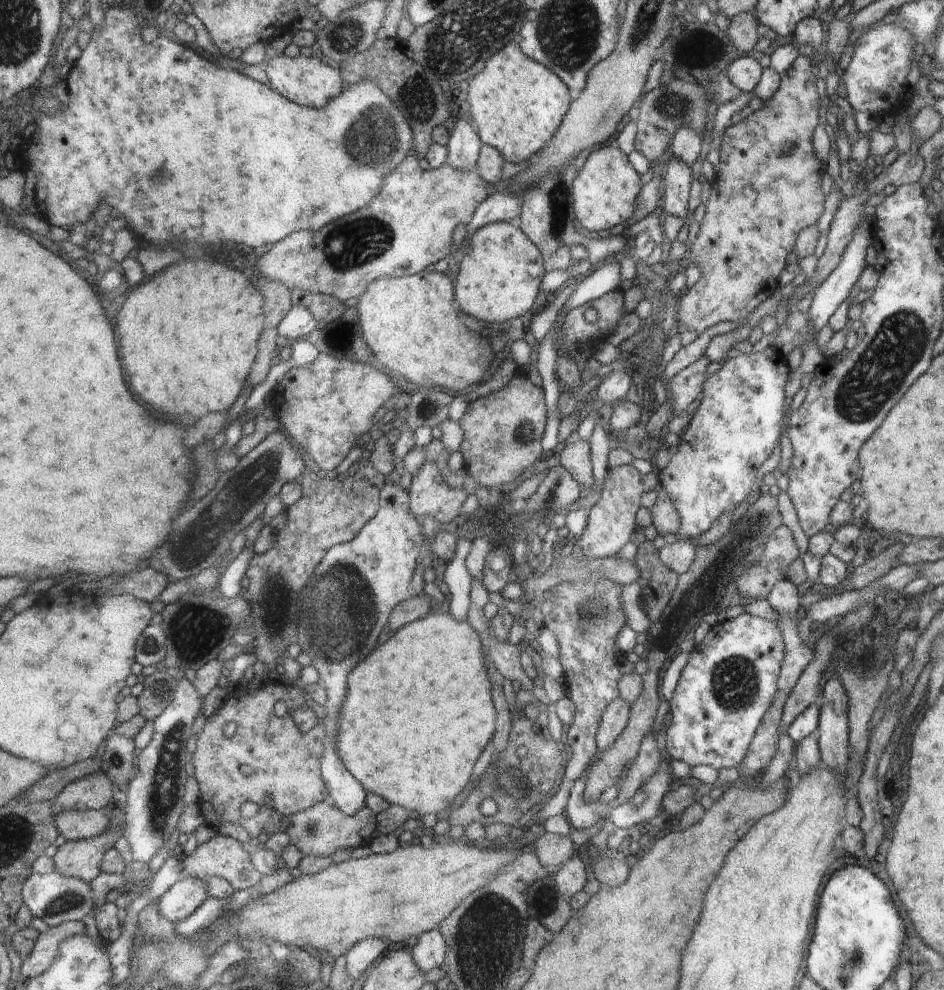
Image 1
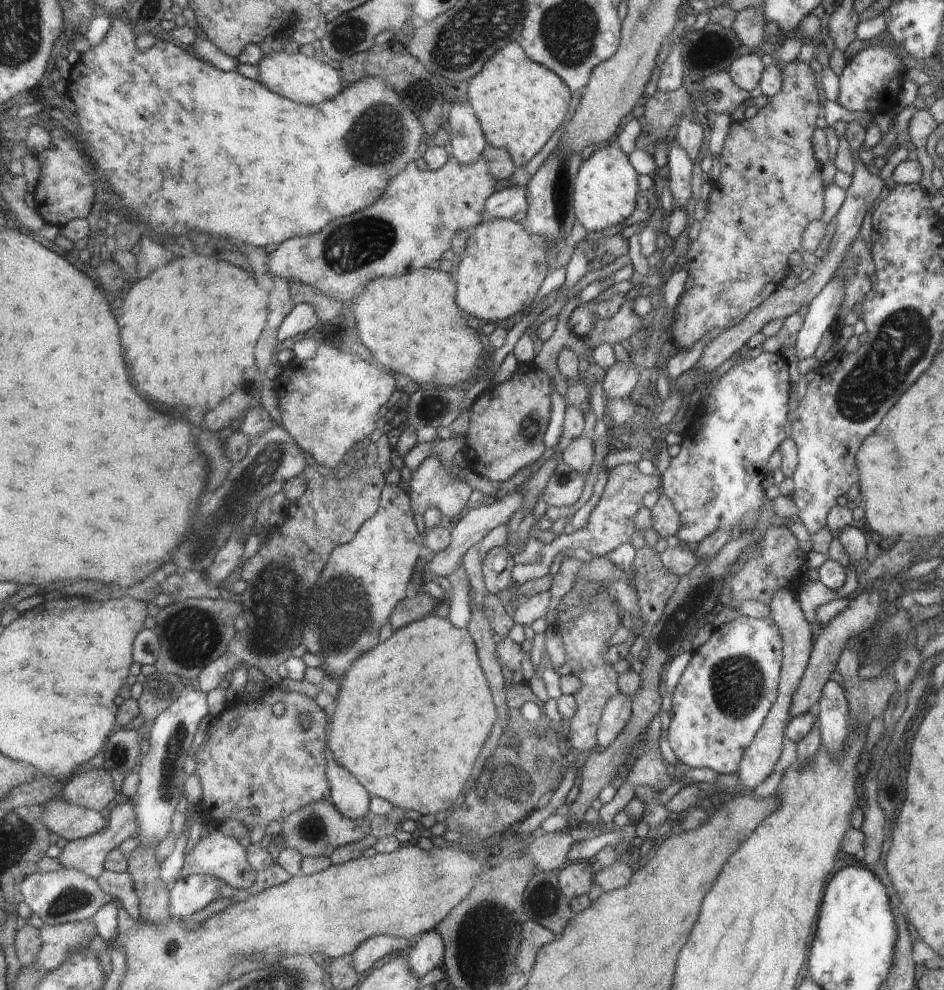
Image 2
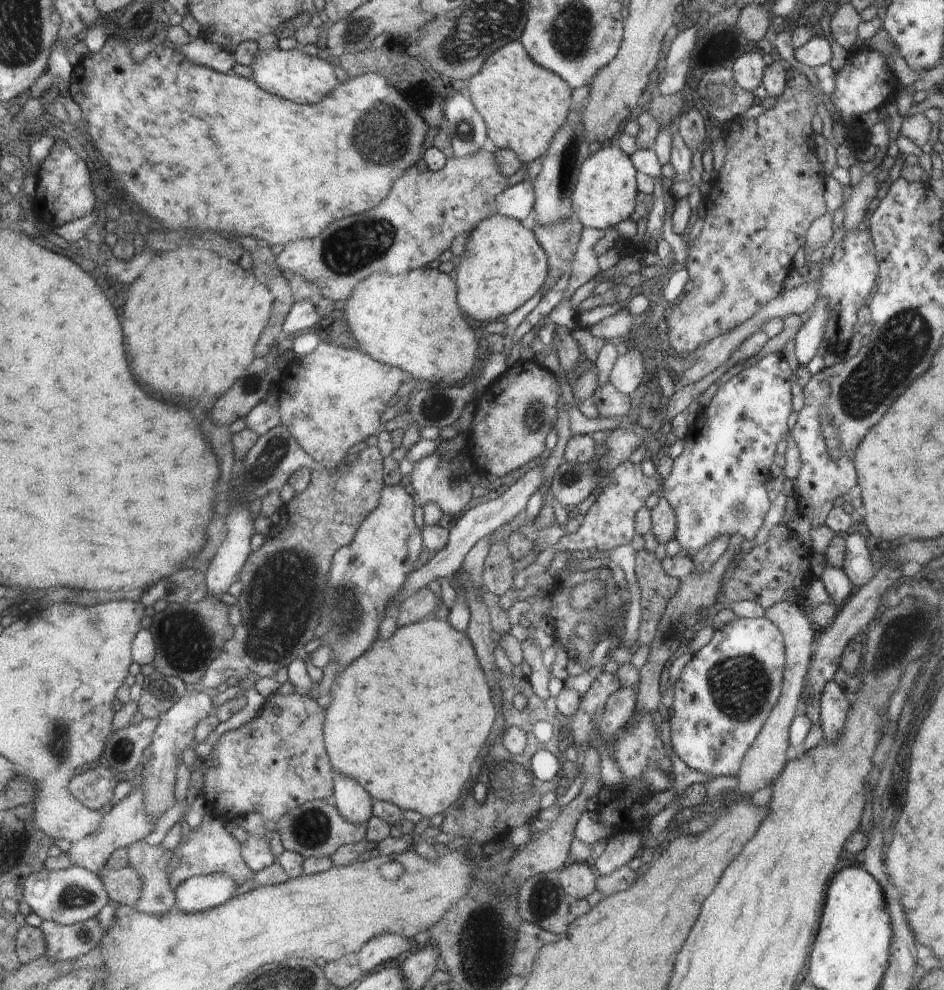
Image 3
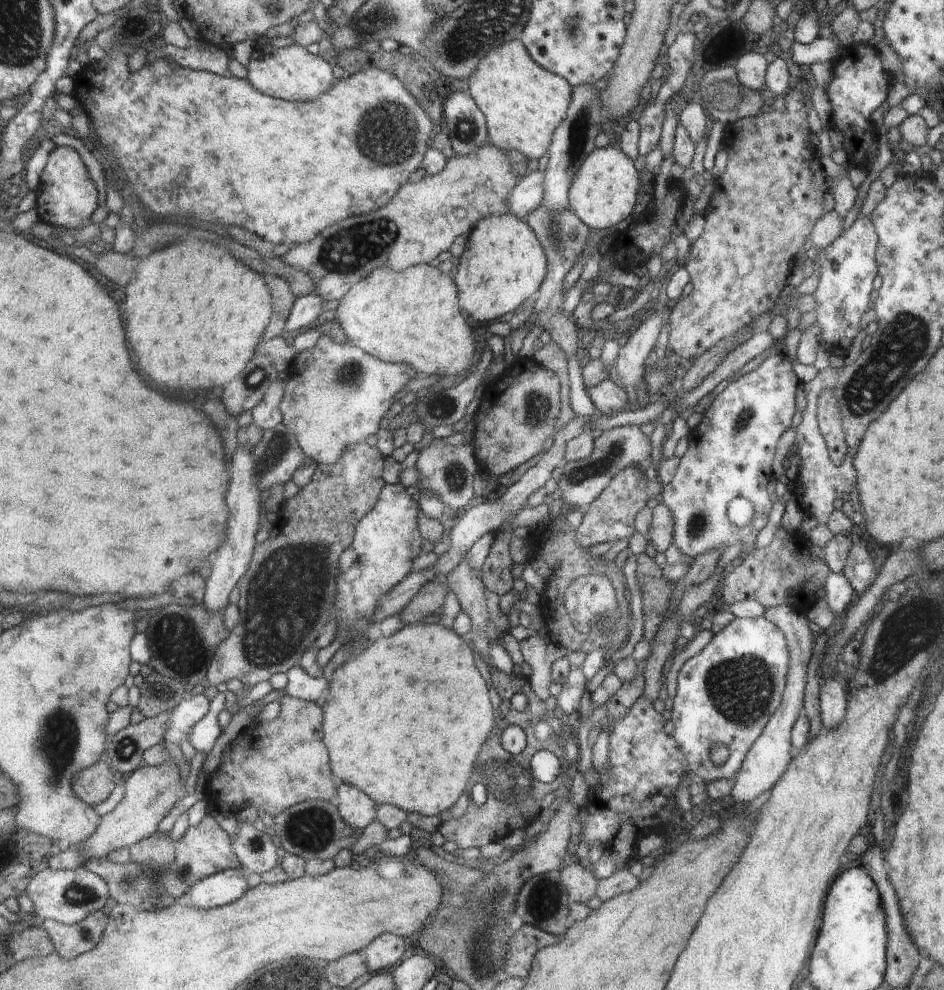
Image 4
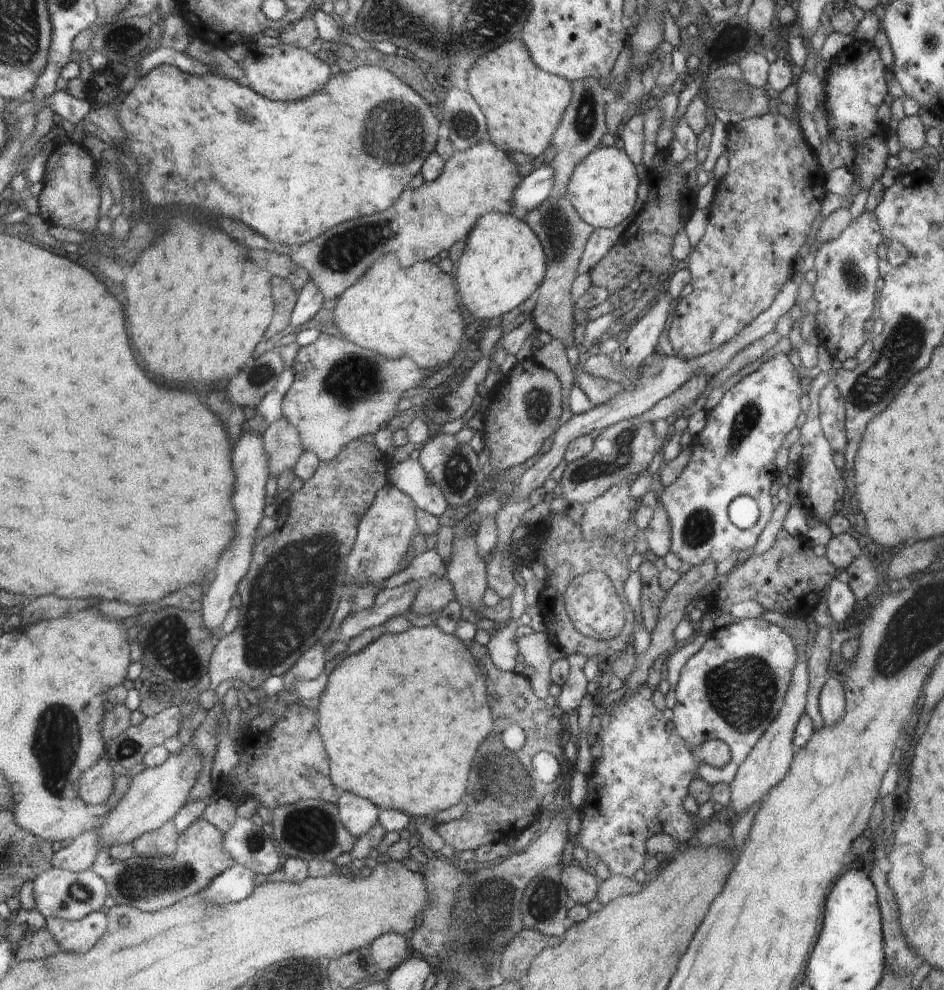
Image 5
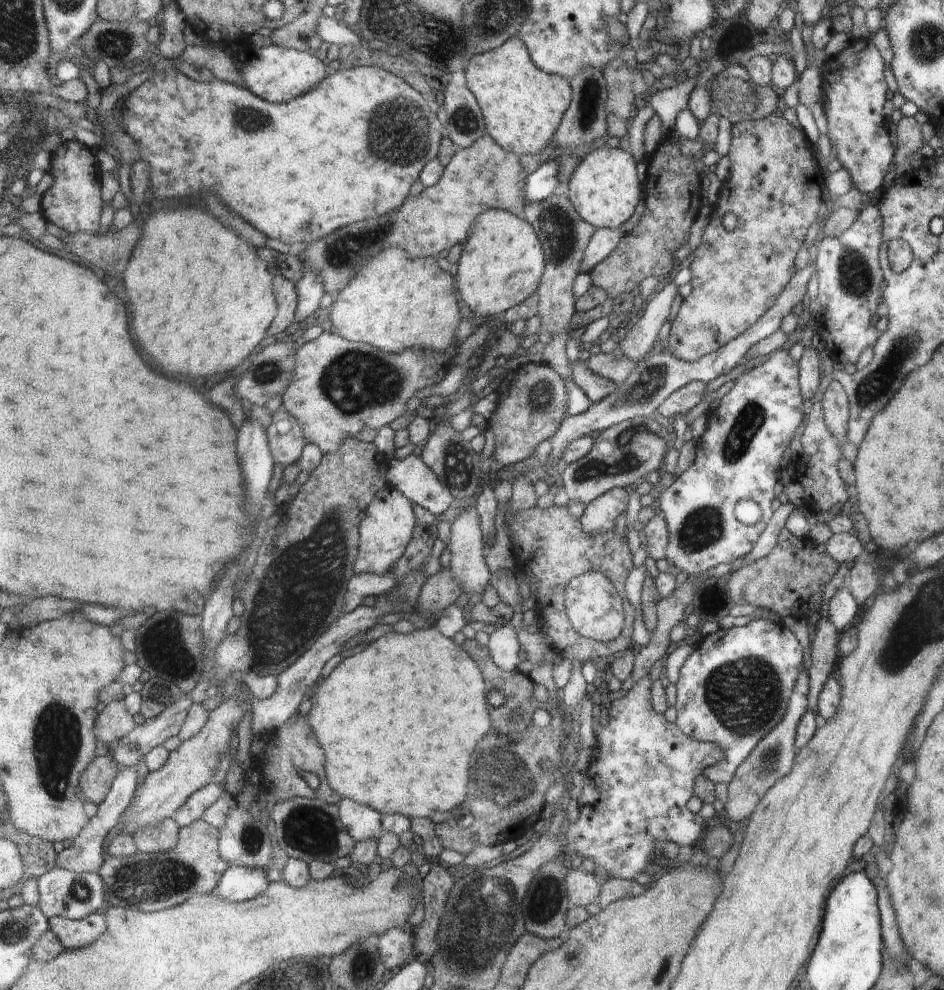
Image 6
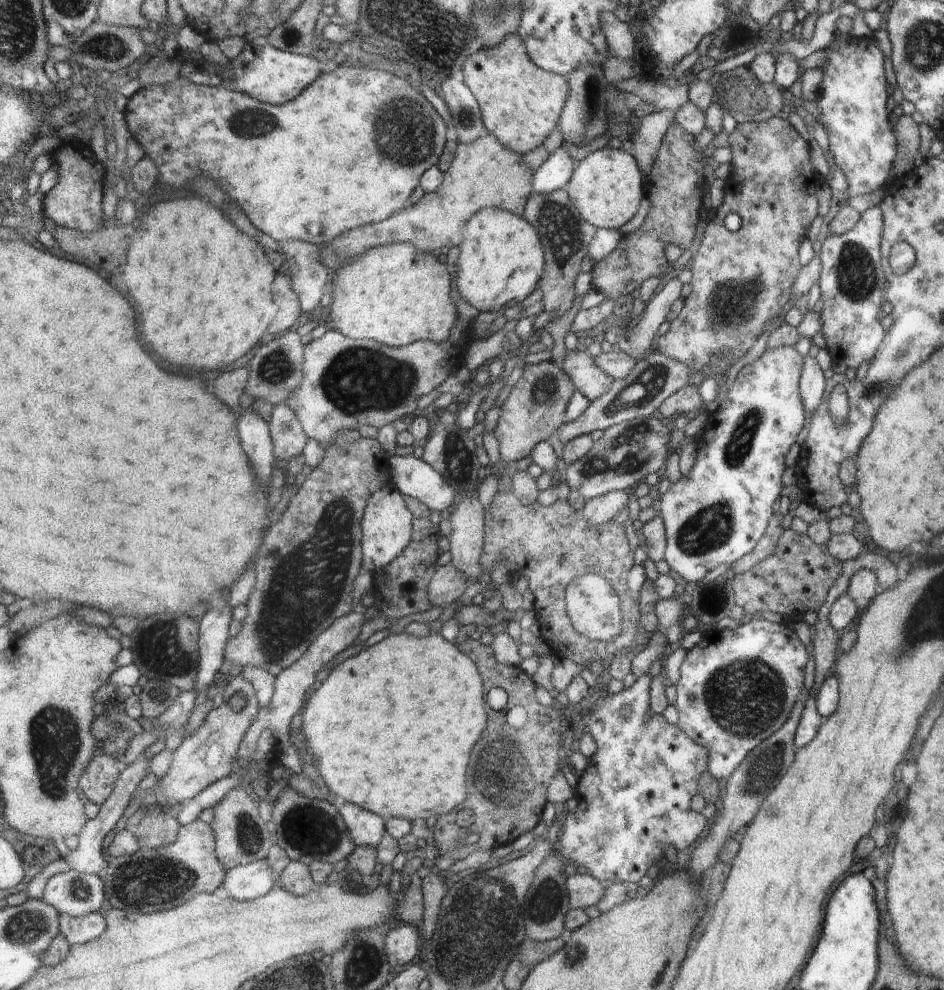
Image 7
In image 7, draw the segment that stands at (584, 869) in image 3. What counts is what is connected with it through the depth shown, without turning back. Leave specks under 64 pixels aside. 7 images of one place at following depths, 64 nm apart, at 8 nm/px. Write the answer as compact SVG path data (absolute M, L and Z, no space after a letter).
M577 874L566 879L566 886L569 895L569 907L582 909L598 904L604 896L606 885L601 881L592 878L590 874Z

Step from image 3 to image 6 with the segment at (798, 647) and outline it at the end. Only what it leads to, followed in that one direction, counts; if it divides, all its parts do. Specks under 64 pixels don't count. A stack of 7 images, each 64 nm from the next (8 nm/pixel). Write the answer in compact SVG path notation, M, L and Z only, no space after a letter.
M807 665L804 672L800 672L800 678L796 680L796 688L792 692L791 699L788 700L788 706L784 718L756 744L754 750L746 757L746 760L738 766L734 772L734 778L728 784L728 798L724 804L724 810L727 812L727 818L732 824L739 823L748 818L762 798L775 786L775 783L784 778L794 762L794 732L799 728L800 719L807 712L808 699L810 698L810 680L807 671Z

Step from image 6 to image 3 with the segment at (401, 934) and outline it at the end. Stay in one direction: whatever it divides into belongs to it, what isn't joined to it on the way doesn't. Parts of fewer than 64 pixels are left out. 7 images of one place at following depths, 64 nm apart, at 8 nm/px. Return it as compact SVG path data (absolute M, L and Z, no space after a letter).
M394 933L375 936L374 939L370 939L364 944L364 948L360 952L357 952L360 968L364 973L376 970L386 962L394 962L399 956L408 952L414 944L415 942L406 937Z

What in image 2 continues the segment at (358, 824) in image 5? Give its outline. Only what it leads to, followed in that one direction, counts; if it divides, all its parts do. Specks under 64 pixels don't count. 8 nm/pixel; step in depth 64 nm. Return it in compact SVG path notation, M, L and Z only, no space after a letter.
M330 757L327 759L327 778L335 807L350 820L364 818L368 812L368 794L363 784Z

